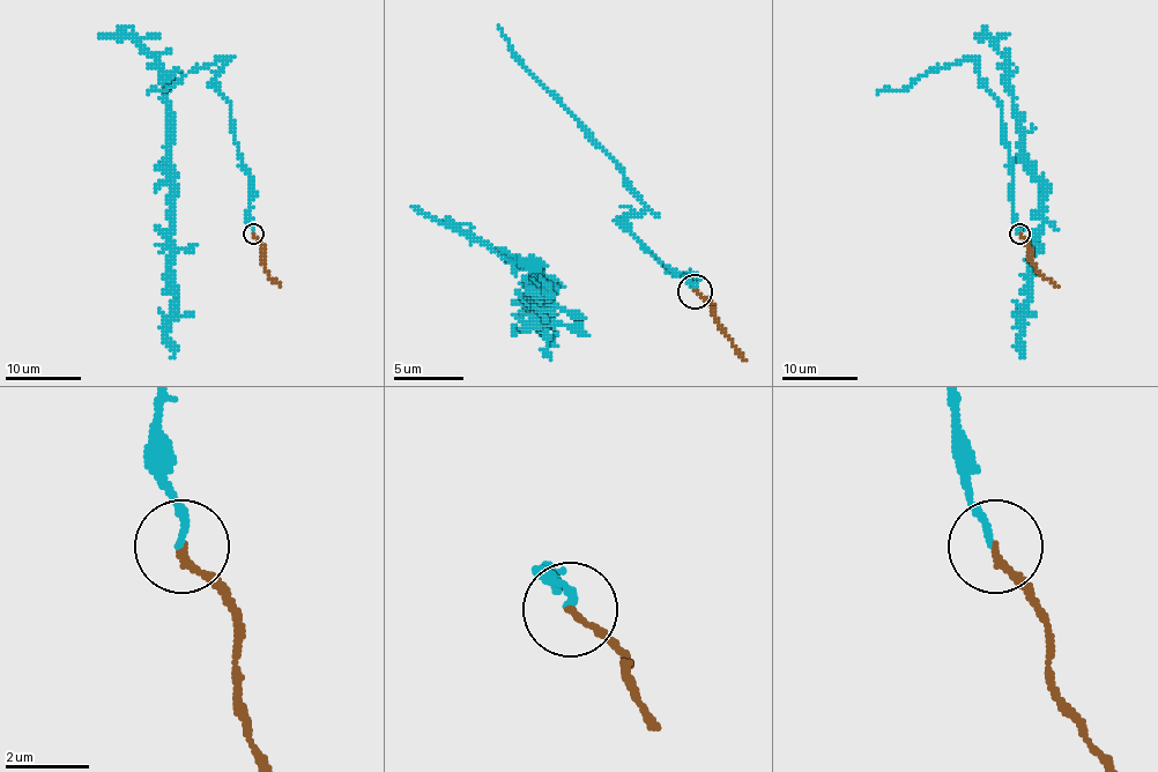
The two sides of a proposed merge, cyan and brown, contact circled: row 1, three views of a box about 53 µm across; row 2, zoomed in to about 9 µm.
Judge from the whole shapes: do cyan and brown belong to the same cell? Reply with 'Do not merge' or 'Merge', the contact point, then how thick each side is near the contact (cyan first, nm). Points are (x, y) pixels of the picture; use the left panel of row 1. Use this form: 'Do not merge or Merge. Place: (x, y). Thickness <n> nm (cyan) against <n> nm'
Merge. Place: (253, 234). Thickness 160 nm (cyan) against 150 nm

